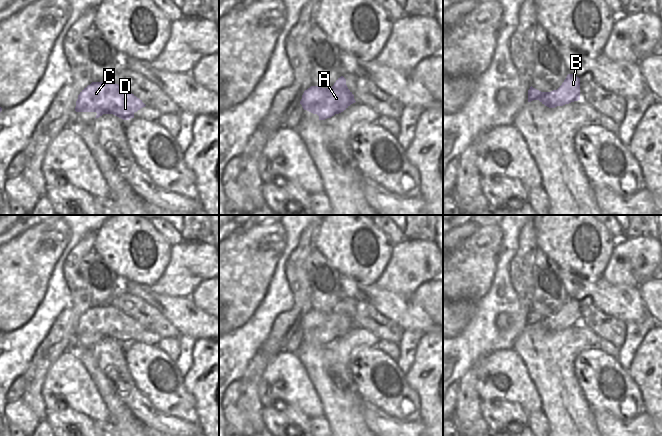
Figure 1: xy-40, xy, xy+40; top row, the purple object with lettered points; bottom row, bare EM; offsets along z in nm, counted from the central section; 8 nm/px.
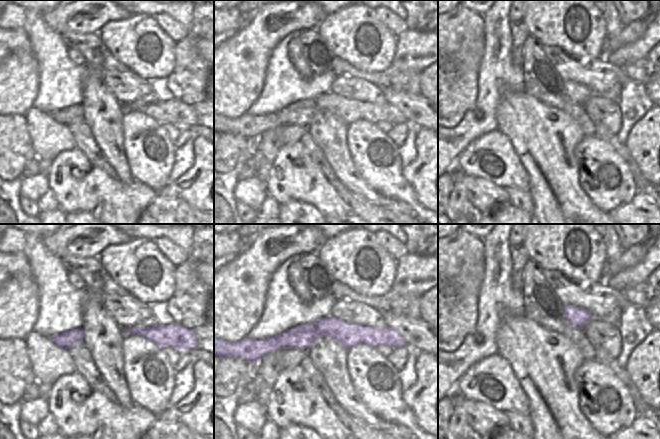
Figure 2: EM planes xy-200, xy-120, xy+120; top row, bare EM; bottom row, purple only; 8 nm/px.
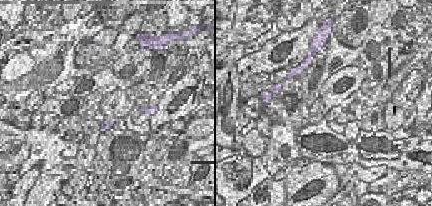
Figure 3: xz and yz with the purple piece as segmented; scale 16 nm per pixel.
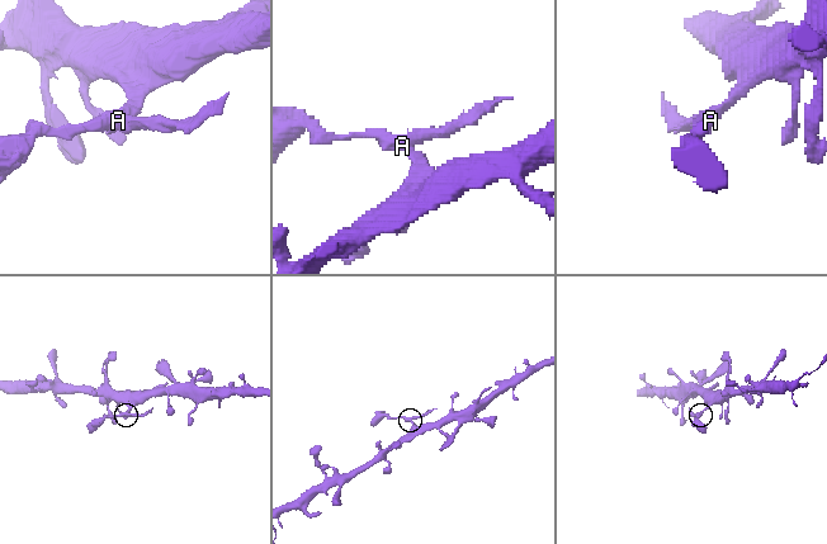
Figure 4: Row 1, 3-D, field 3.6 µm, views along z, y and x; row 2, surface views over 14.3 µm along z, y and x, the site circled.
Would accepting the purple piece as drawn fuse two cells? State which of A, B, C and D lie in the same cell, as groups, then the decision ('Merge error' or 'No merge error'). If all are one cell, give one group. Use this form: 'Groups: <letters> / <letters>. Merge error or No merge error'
Groups: A B C D. No merge error.

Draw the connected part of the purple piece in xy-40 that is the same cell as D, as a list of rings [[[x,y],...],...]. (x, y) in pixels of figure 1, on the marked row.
[[[110,79],[92,82],[78,95],[76,112],[96,112],[96,118],[113,114],[123,120],[134,118],[134,113],[146,105],[134,94]]]

